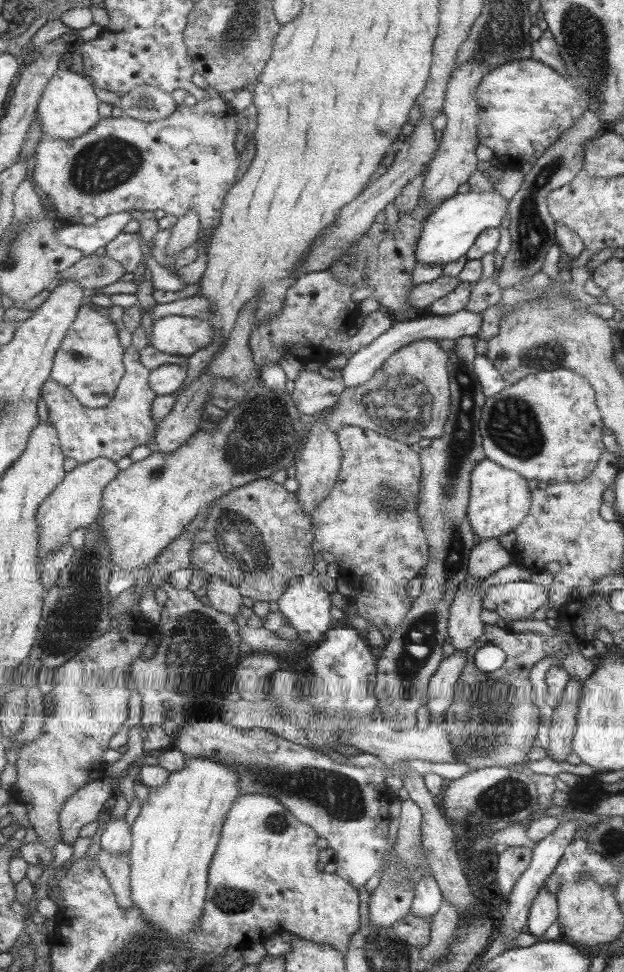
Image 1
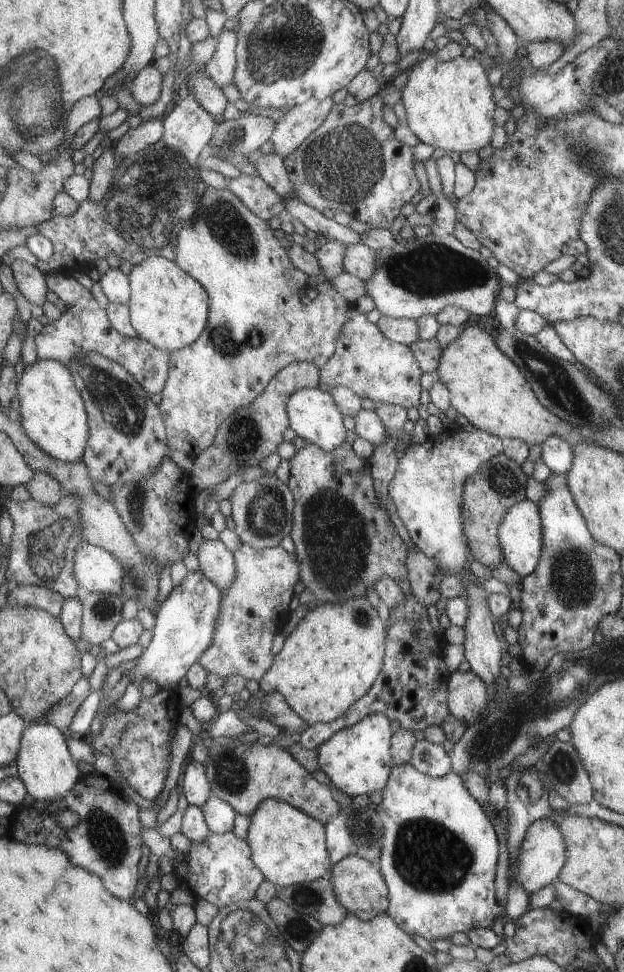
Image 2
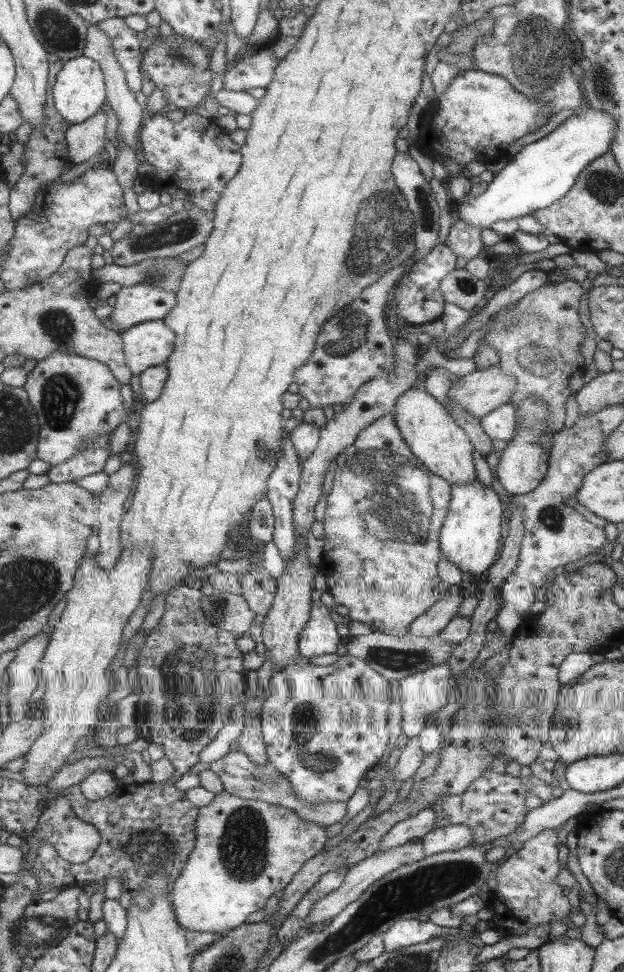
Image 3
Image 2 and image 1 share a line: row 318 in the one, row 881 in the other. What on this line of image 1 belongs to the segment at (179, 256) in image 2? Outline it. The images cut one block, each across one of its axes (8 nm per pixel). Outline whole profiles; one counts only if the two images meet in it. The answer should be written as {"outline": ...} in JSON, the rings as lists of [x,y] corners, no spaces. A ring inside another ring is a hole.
{"outline":[[[257,793],[237,795],[224,820],[219,846],[208,868],[207,899],[203,914],[189,940],[189,953],[206,952],[220,956],[229,946],[248,951],[252,944],[264,943],[280,932],[297,935],[314,943],[330,944],[342,953],[347,951],[348,940],[359,928],[362,896],[341,877],[315,868],[319,852],[315,846],[315,833],[272,796]]]}

